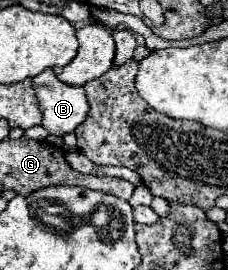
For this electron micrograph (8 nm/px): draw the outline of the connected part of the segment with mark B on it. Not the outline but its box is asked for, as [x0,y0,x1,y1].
[33,70,89,136]

